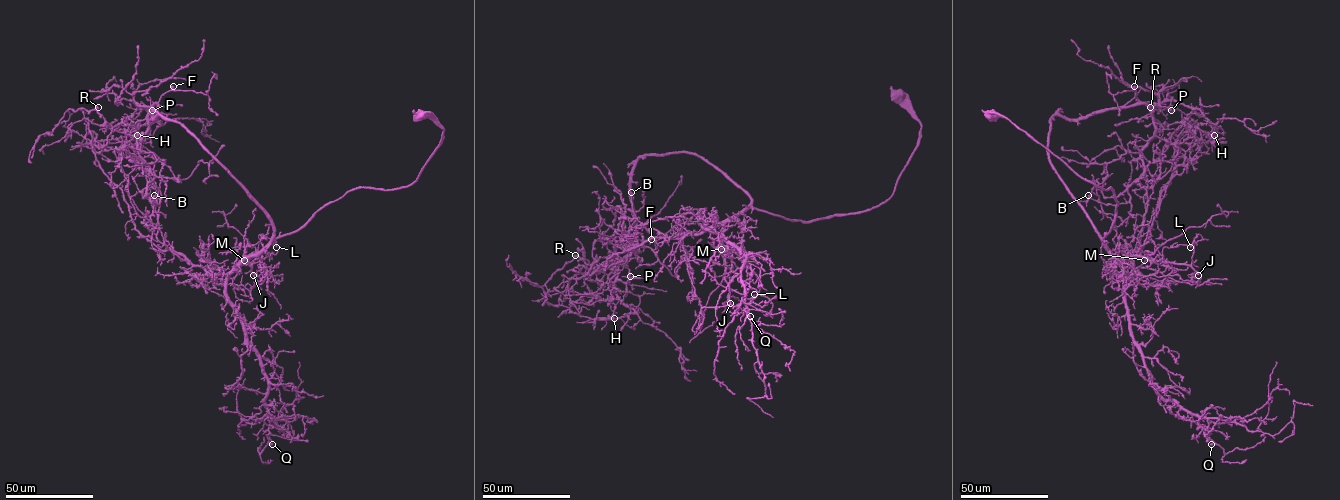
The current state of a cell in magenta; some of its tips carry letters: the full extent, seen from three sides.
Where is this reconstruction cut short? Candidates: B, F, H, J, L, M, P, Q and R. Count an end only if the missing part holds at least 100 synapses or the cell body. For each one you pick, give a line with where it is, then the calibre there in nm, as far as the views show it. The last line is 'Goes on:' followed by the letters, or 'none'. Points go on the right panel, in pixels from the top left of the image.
J: at (1198, 275); 500 nm thick
Goes on: J

